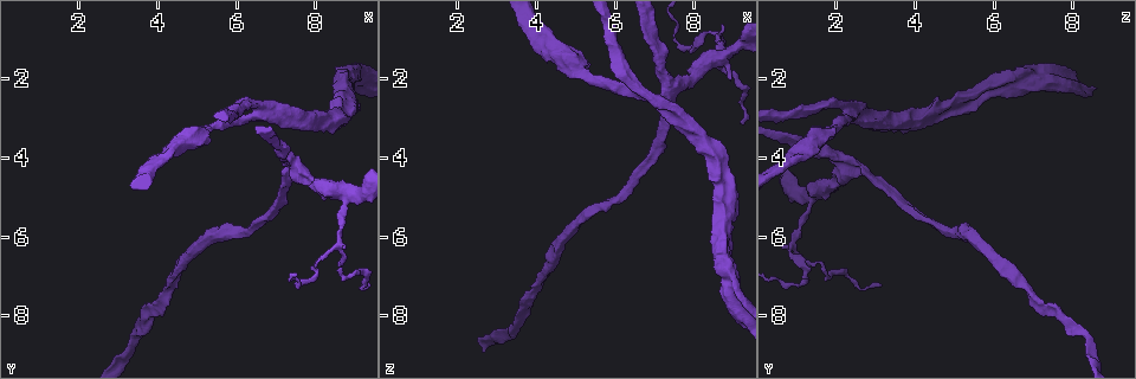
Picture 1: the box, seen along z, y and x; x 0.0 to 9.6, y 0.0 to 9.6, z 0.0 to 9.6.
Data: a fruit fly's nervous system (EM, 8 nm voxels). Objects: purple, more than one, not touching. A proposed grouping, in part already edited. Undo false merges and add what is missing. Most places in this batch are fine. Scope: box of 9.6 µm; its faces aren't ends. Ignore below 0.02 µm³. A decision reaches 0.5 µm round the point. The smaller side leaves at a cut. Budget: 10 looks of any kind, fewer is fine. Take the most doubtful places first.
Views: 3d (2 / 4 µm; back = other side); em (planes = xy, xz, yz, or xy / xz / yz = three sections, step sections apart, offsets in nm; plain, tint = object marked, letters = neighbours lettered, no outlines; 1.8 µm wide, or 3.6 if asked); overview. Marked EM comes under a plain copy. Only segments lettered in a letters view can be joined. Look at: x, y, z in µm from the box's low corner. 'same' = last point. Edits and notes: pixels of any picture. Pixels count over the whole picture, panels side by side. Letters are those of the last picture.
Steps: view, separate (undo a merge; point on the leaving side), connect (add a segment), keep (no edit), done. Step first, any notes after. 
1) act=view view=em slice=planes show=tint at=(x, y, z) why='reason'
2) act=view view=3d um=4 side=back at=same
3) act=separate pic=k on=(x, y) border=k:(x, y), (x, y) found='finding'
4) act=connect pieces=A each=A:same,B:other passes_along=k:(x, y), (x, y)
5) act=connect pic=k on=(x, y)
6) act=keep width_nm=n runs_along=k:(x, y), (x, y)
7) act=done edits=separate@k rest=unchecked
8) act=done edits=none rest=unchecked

act=view view=em slice=planes show=letters at=(6.50, 2.95, 2.30)

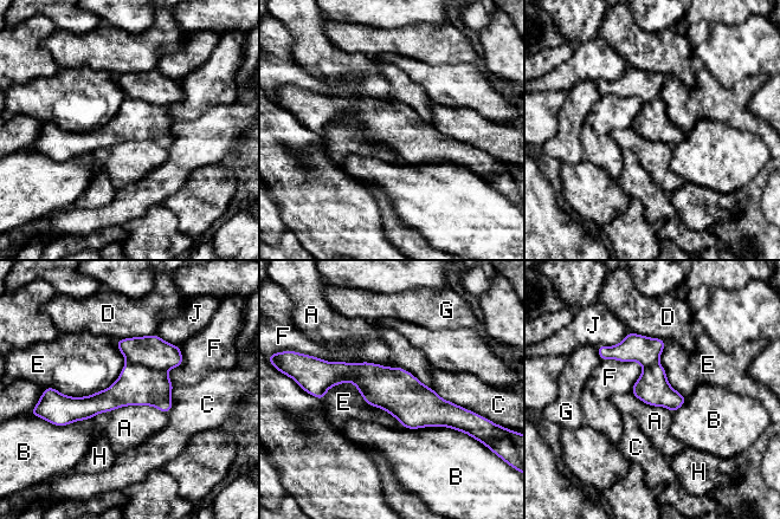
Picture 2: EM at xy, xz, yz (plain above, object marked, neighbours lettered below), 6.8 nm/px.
act=separate pic=2 on=(152, 351) width_nm=220 each=A:other,B:other,C:other,D:other,E:other,F:other,G:other,H:other,J:other found='two neurons meet here'

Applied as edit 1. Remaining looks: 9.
act=view view=em slice=xz step=8 show=tint at=(8.95, 4.80, 1.95) why='an open end'

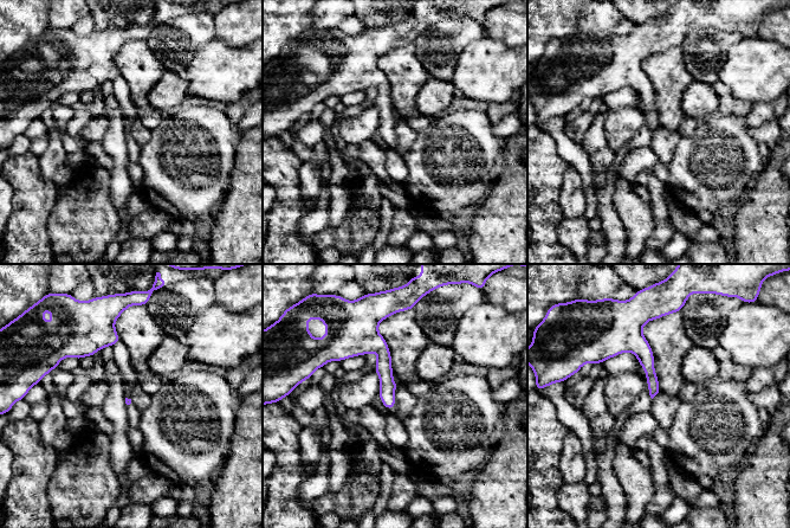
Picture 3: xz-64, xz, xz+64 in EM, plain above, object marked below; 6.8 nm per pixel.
act=view view=em slice=planes show=letters at=same

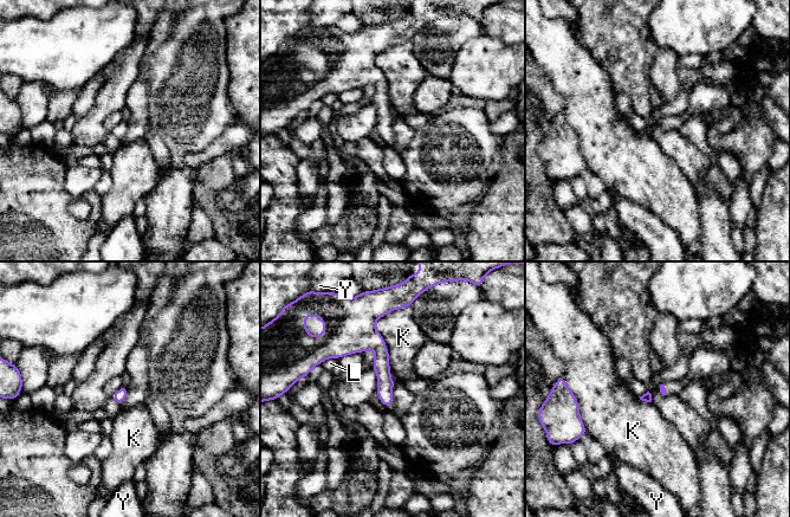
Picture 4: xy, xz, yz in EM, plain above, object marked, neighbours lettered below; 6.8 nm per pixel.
act=keep longest_contact=K:400nm each=K:other,L:other,Y:other runs_along=4:(371, 327), (387, 402) found='none of them fits'

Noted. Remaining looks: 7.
act=view view=3d um=2 at=(8.60, 7.00, 1.75) why='sharp bend'

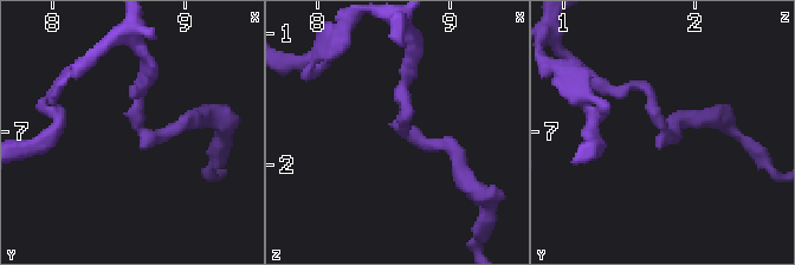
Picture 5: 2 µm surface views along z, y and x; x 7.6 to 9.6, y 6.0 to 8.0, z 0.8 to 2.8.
act=view view=em slice=planes show=letters at=(8.60, 6.92, 1.70) why='now the EM'

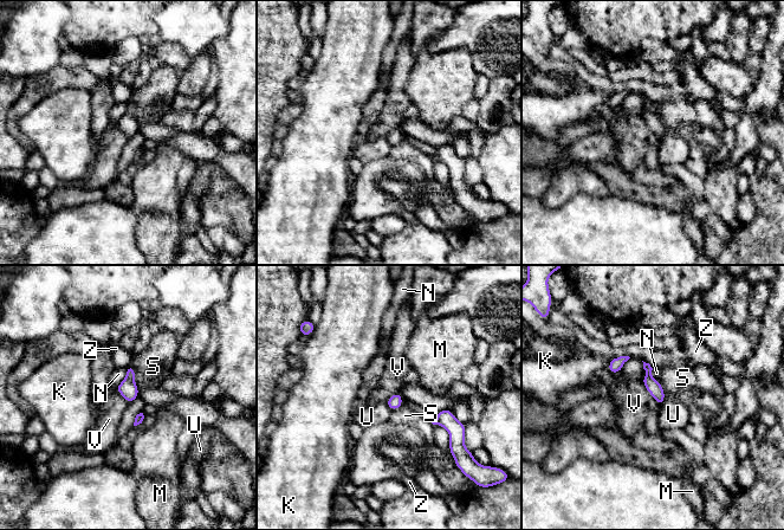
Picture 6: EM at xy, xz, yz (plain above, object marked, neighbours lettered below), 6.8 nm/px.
act=keep width_nm=100 each=K:other,M:other,N:other,S:other,U:other,V:other,Z:other border=6:(640, 380), (659, 406) found='one neuron here'

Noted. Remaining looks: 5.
act=done edits=separate@2 rest=unchecked

